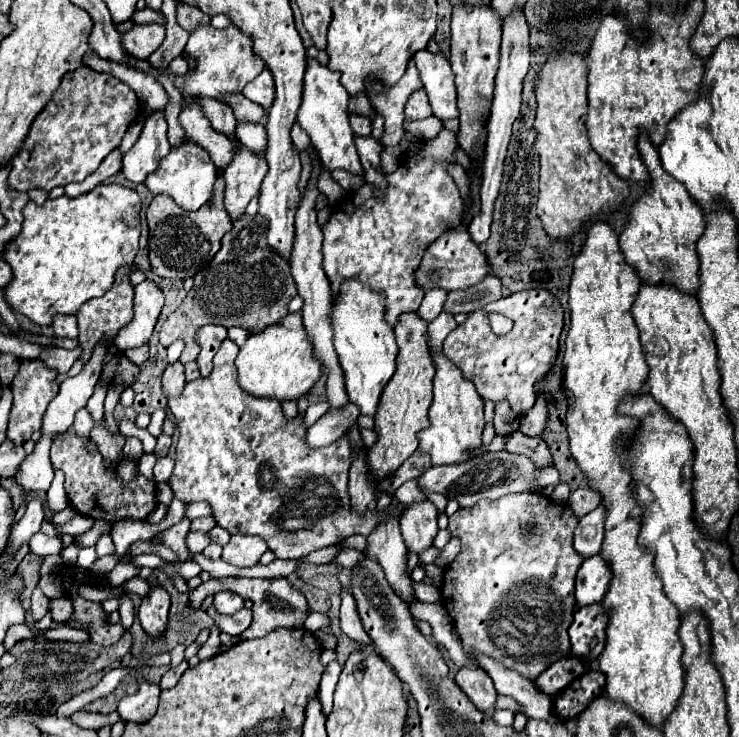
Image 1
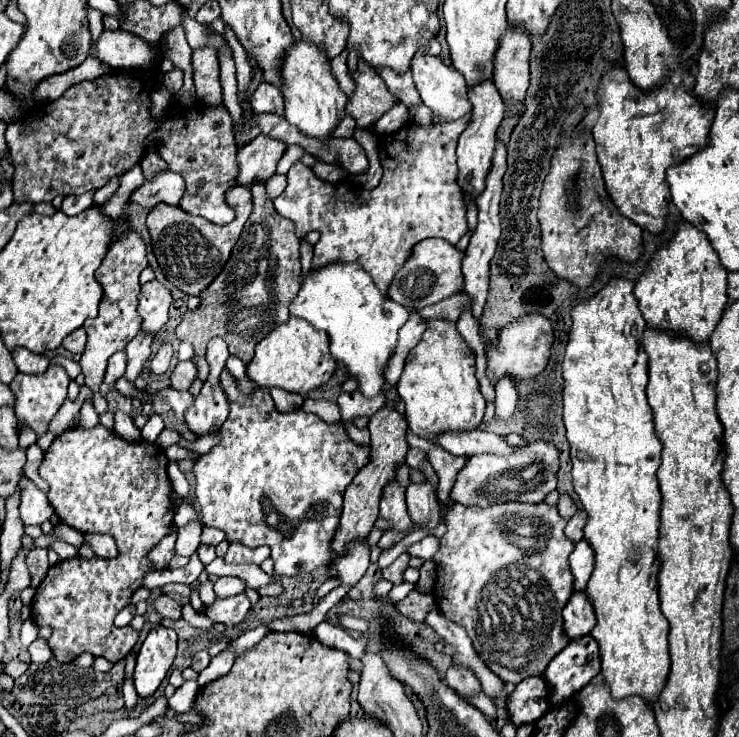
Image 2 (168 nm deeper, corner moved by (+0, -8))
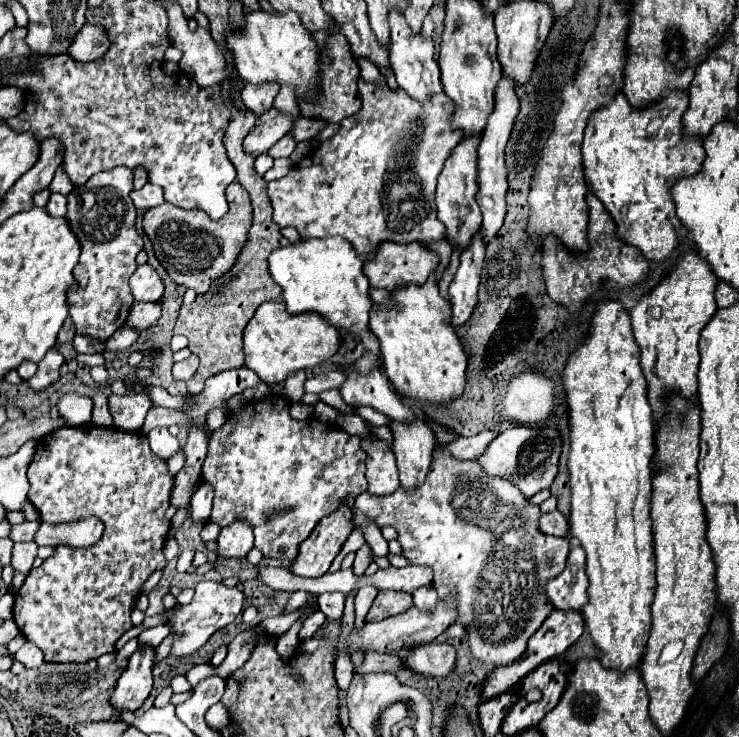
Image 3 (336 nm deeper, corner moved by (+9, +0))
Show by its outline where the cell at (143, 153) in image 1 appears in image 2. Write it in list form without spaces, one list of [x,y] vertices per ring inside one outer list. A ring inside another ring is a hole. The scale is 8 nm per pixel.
[[[171,170],[159,174],[155,180],[145,182],[137,192],[133,192],[131,202],[151,210],[157,204],[169,204],[169,206],[177,206],[181,196],[185,192],[185,184],[183,178]]]

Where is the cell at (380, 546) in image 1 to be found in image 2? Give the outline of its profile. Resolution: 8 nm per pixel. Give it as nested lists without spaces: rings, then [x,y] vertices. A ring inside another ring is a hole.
[[[393,480],[383,488],[381,500],[379,500],[379,516],[391,520],[393,530],[401,532],[411,526],[411,518],[405,506],[405,488]]]

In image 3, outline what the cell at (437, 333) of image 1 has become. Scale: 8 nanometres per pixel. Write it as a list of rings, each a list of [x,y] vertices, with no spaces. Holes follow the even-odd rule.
[[[432,274],[424,286],[410,284],[402,290],[394,290],[392,298],[392,310],[374,306],[370,316],[370,328],[380,340],[388,380],[404,398],[428,404],[454,402],[466,388],[468,358],[450,324],[450,302],[438,294],[436,276]]]

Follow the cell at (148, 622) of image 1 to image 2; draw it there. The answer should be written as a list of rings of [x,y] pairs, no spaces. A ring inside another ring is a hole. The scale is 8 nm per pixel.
[[[157,626],[155,630],[149,632],[139,650],[133,672],[133,684],[139,698],[151,698],[157,692],[175,660],[175,650],[177,650],[175,630]]]

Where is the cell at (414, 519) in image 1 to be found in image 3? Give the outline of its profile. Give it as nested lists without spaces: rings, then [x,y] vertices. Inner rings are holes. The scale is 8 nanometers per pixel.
[[[394,422],[392,430],[396,464],[400,470],[400,486],[414,490],[426,480],[436,440],[432,436],[432,430],[422,422],[410,426]]]

